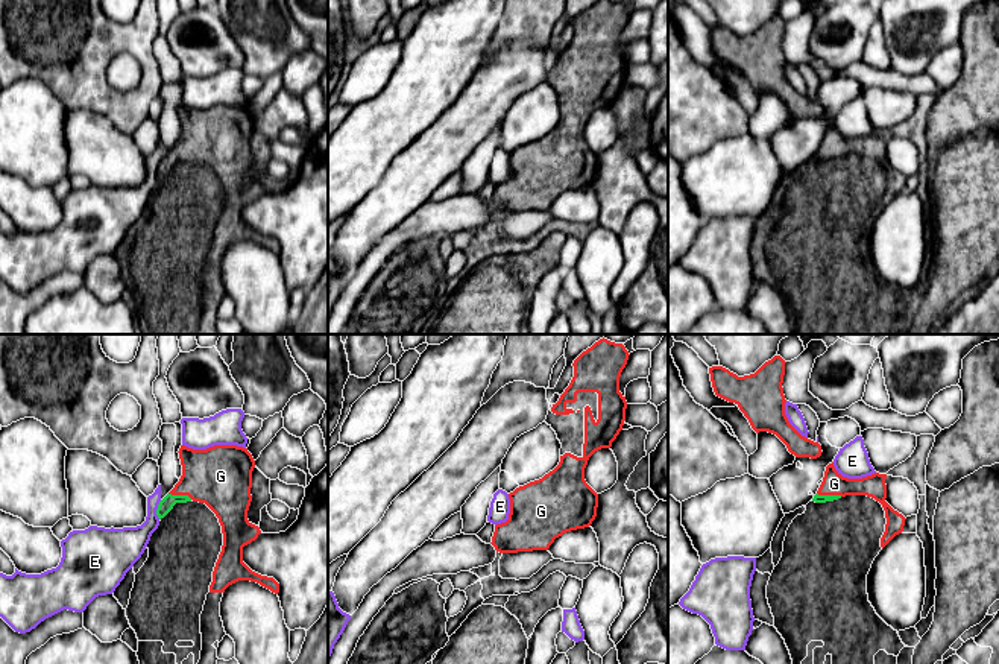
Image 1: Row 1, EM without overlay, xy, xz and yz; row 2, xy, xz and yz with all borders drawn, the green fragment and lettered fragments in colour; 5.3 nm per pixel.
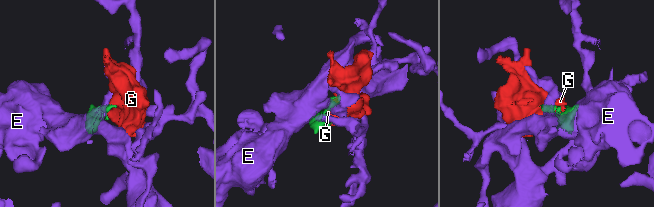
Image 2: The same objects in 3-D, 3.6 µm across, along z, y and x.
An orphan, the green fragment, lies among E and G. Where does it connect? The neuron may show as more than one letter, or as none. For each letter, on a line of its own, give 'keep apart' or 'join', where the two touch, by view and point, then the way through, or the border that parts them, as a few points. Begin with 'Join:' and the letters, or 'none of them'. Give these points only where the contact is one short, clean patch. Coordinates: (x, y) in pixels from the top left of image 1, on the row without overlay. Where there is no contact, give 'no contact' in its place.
Join: G
E: keep apart; contact xy (157, 169)
G: join; contact yz (829, 155)

